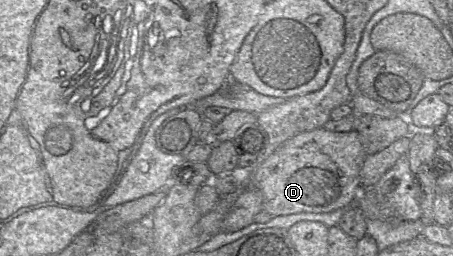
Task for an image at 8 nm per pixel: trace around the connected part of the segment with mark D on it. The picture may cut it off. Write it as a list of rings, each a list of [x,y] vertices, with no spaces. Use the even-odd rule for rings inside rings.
[[[322,127],[312,131],[298,134],[290,140],[286,141],[263,163],[256,166],[255,170],[252,172],[252,175],[250,176],[249,186],[255,187],[261,192],[263,197],[263,210],[271,214],[273,217],[289,215],[294,213],[329,213],[341,208],[349,207],[352,203],[356,202],[356,199],[359,197],[359,194],[361,193],[360,170],[364,164],[366,157],[367,154],[364,150],[360,135],[357,131],[332,132]]]

